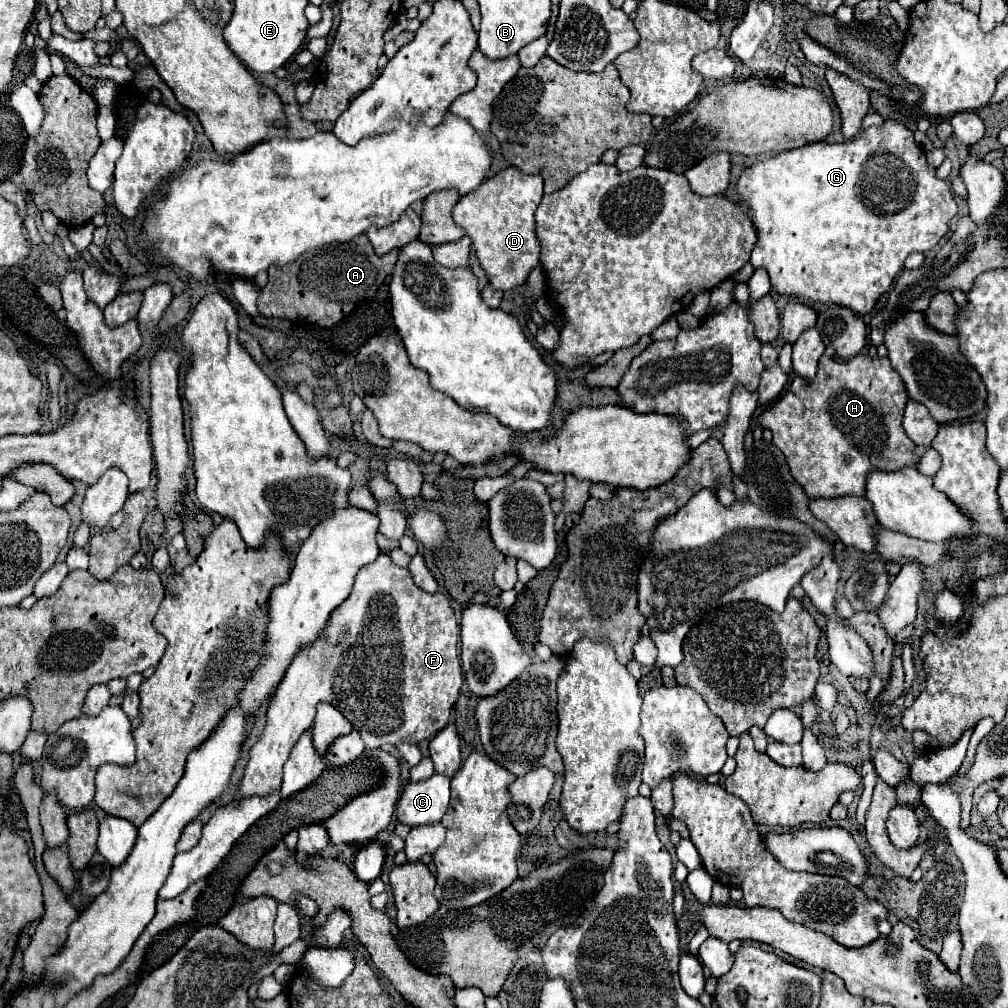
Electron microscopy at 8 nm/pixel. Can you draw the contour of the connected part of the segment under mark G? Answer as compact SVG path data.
M886 118L882 126L870 126L870 128L862 130L860 138L856 138L856 140L842 142L842 144L826 144L826 142L804 144L804 146L786 150L782 154L776 154L776 156L772 156L764 162L748 166L738 180L736 200L750 208L752 222L754 222L754 228L758 232L758 244L752 250L750 262L752 262L754 268L766 268L768 270L770 280L772 280L772 288L778 294L802 296L806 300L822 302L822 304L838 304L838 306L850 308L856 314L870 312L874 308L874 304L878 302L878 298L890 288L896 274L904 268L906 256L910 252L928 252L928 250L932 250L946 236L950 220L958 214L958 204L952 196L950 180L942 180L942 178L936 176L936 168L932 168L926 162L926 154L916 144L914 132L904 122L898 122L898 120L892 120L892 118Z

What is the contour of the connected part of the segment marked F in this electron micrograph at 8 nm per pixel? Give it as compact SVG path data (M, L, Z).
M380 554L372 564L362 566L356 574L350 596L332 612L324 634L318 640L300 650L286 670L274 698L266 712L266 728L258 742L250 750L246 772L238 784L238 792L232 802L248 796L266 796L278 792L282 786L282 766L290 756L298 736L312 726L314 708L318 702L330 702L336 706L360 732L366 750L376 750L382 744L418 744L432 738L450 722L452 706L462 688L462 668L458 660L458 636L460 626L456 614L442 592L428 594L418 588L408 572L392 564L388 554Z

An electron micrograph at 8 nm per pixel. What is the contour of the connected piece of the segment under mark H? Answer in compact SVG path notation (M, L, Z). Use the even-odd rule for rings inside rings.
M822 354L816 378L812 382L806 382L804 378L794 376L788 390L758 416L758 422L760 426L768 426L772 430L772 442L780 450L784 450L790 472L806 490L806 494L822 498L864 496L868 472L900 470L918 462L918 456L912 454L916 444L906 436L902 428L906 402L906 386L900 374L890 366L888 358L870 358L866 354L856 354L850 360L842 360L838 356Z

